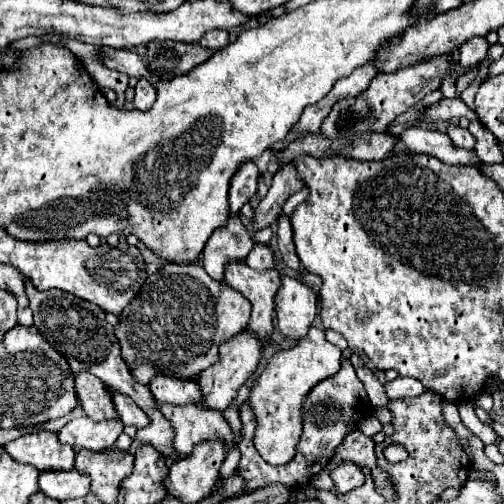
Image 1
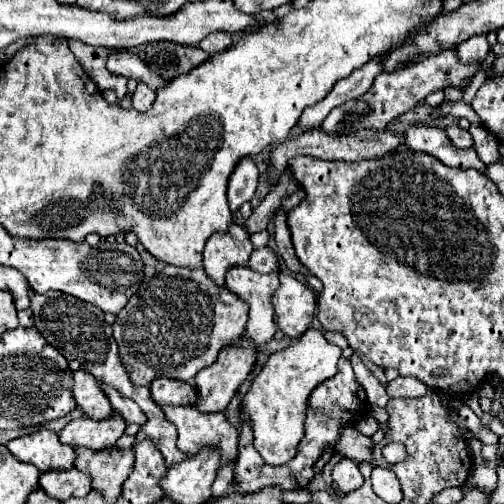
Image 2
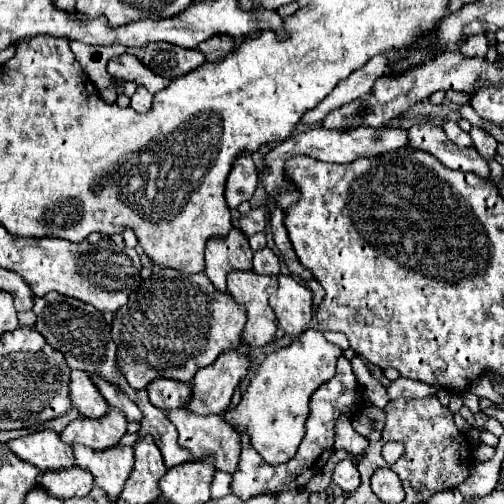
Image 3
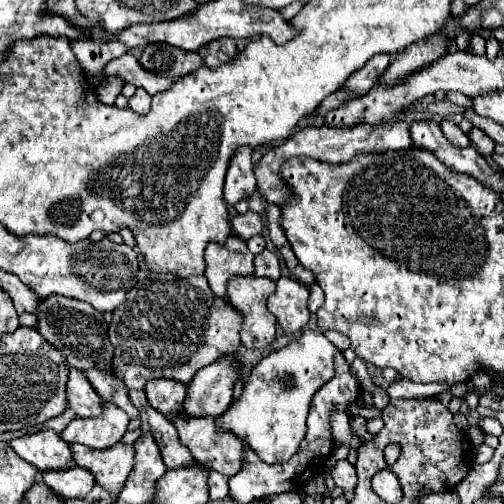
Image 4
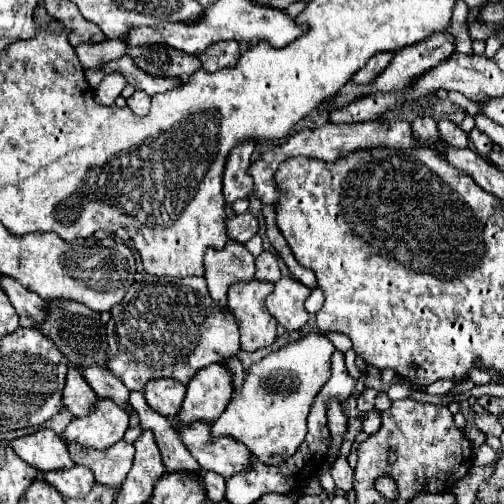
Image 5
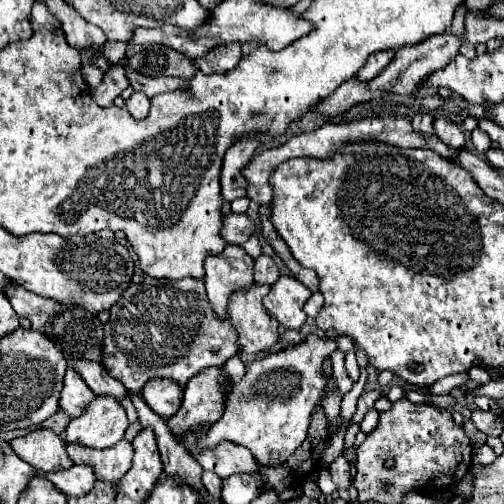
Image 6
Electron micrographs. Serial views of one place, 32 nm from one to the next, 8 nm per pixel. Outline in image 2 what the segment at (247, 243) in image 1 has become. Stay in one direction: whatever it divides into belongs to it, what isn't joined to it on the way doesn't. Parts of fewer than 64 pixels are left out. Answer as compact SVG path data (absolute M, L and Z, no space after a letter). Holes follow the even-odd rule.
M232 222L228 232L216 232L208 238L204 250L204 270L216 282L224 286L228 268L248 266L248 256L252 254L252 244L248 232Z

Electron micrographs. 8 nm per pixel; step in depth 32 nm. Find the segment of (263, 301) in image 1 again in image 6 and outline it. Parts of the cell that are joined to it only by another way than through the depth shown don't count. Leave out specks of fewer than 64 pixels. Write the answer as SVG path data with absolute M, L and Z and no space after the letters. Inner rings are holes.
M256 286L238 292L228 304L228 320L238 332L238 348L246 354L256 354L272 348L280 340L280 324L276 316L262 306L270 286Z

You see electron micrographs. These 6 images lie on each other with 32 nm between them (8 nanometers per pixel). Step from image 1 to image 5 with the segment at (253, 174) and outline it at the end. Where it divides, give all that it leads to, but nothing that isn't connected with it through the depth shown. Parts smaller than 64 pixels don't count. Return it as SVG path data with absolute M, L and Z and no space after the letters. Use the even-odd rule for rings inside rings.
M238 144L232 148L232 154L228 154L228 164L224 166L224 198L228 204L232 204L238 198L248 198L252 192L252 178L248 176L250 156L254 152L256 144Z

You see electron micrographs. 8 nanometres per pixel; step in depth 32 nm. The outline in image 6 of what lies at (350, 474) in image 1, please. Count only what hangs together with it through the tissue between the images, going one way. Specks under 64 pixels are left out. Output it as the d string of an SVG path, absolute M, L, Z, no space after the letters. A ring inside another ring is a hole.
M338 456L330 466L330 478L332 482L340 488L340 490L346 490L348 484L350 484L350 466L348 466L348 460L344 456Z

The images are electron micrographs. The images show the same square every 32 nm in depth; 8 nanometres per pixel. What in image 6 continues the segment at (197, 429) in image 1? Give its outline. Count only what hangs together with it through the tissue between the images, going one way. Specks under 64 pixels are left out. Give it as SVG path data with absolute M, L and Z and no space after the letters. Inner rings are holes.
M202 432L188 434L184 438L184 446L192 452L192 456L198 460L198 464L204 470L216 472L220 478L228 478L232 474L256 474L258 462L254 460L252 452L248 448L232 444L232 442L220 442L214 450L196 450L196 442L202 438Z

